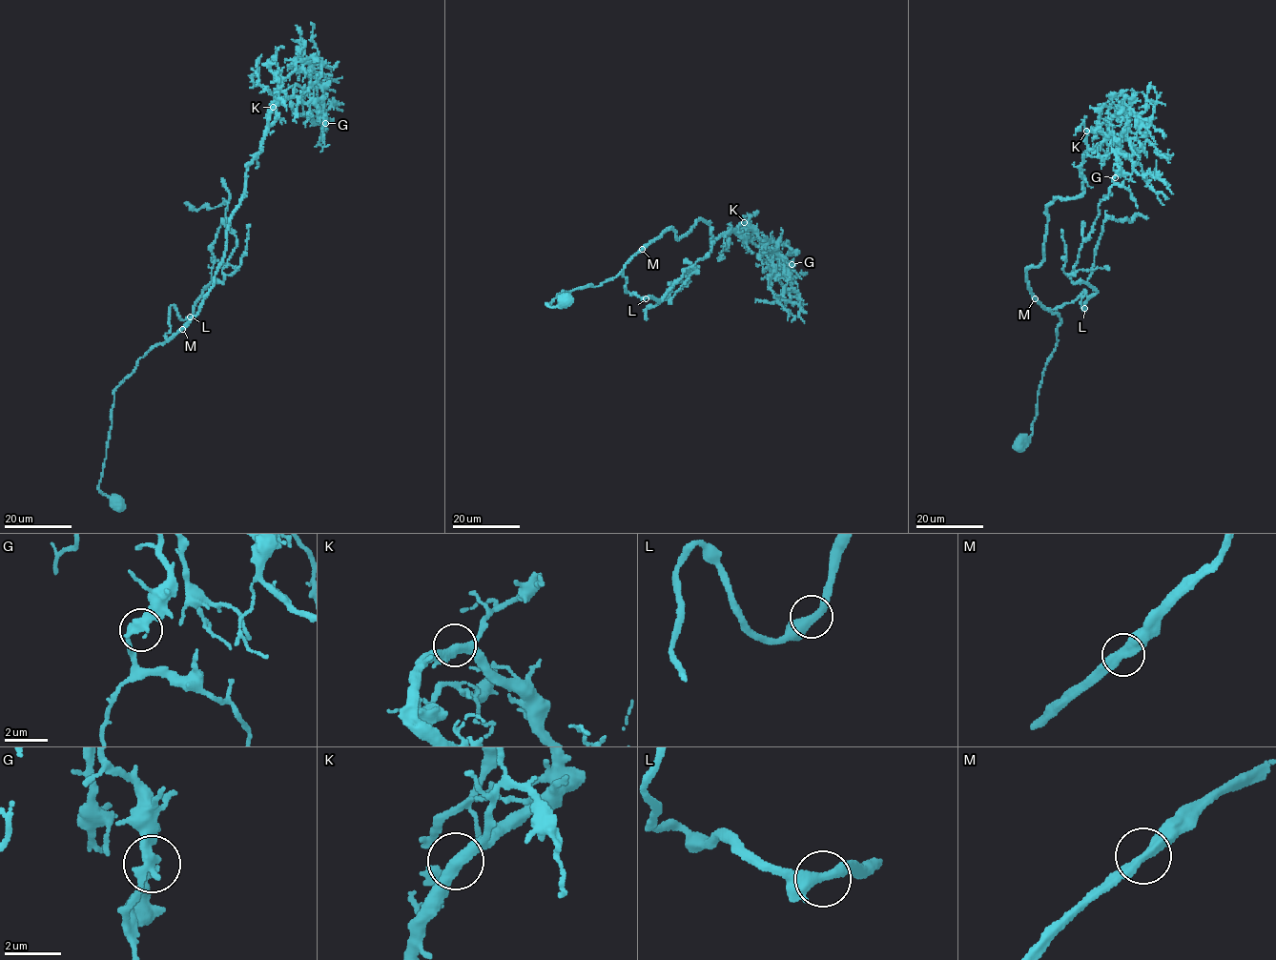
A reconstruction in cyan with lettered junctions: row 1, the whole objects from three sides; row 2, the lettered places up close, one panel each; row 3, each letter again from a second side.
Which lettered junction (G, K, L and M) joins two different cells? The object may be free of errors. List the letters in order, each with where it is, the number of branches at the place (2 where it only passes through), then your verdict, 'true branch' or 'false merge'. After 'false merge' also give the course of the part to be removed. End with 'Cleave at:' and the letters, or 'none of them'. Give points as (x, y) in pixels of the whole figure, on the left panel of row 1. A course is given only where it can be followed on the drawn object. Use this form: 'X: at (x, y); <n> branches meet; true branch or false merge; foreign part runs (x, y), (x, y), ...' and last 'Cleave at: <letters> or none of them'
G: at (325, 123); 2 branches meet; true branch
K: at (273, 107); 2 branches meet; true branch
L: at (190, 316); 2 branches meet; true branch
M: at (182, 329); 2 branches meet; true branch
Cleave at: none of them

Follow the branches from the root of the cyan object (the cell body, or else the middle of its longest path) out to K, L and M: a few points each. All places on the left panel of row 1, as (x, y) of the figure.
K: (115, 502), (98, 489), (114, 388), (197, 313), (212, 288), (273, 107)
L: (115, 502), (98, 489), (114, 388), (133, 371), (140, 357), (165, 341), (172, 305), (180, 318), (190, 316)
M: (115, 502), (98, 489), (111, 425), (114, 388), (133, 371), (140, 357), (182, 329)

